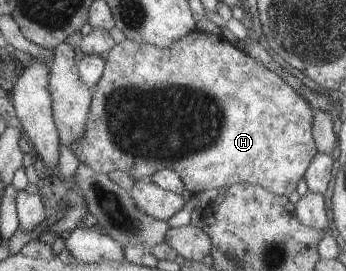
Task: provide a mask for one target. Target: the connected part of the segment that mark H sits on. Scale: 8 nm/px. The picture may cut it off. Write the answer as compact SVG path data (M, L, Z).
M189 31L170 47L163 48L149 43L135 42L126 39L115 43L105 56L106 63L103 74L97 81L95 92L92 94L90 109L84 124L84 133L75 141L70 149L75 152L81 163L92 168L96 173L108 174L112 170L127 172L133 179L150 177L161 169L171 169L183 179L187 190L200 193L211 188L227 188L235 183L251 183L265 187L269 192L278 195L290 195L296 190L299 180L304 177L305 171L313 157L318 153L316 142L312 133L313 109L310 104L291 88L278 74L255 60L224 35L214 35L205 31Z

